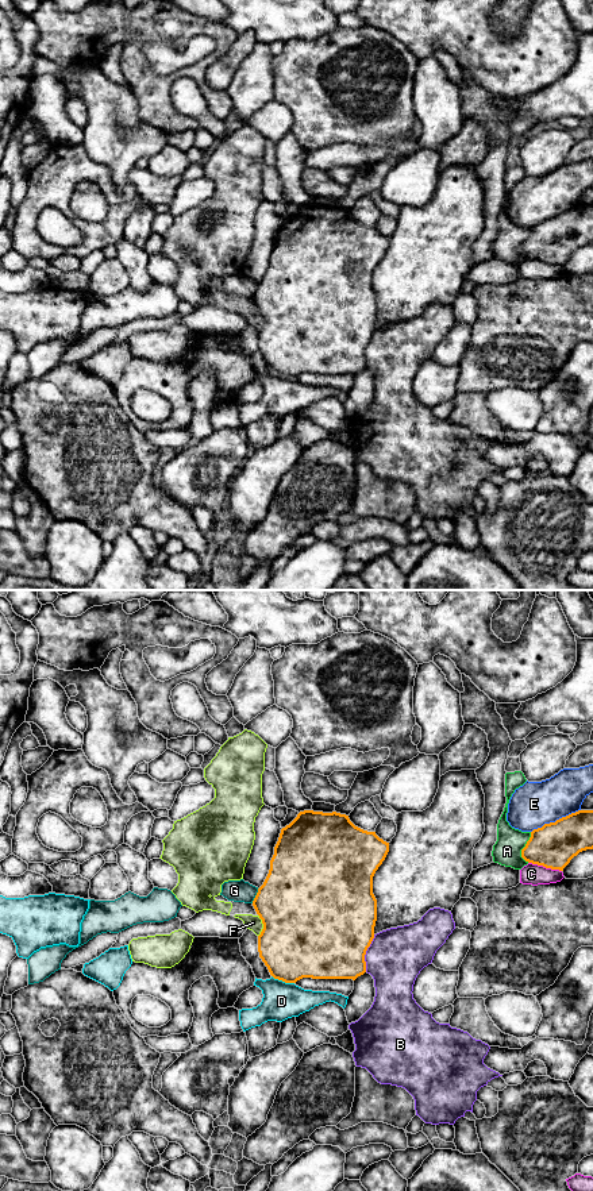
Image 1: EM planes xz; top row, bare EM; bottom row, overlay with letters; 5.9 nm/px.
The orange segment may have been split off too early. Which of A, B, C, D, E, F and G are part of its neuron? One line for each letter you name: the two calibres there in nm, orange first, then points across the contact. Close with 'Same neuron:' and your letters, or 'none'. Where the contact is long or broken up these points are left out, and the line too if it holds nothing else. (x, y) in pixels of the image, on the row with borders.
Same neuron: none

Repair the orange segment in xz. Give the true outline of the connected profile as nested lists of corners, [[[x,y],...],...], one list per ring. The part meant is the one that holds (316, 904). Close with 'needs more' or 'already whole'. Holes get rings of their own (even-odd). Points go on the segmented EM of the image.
[[[304,810],[281,829],[270,870],[253,906],[262,920],[259,957],[274,979],[353,979],[366,972],[365,955],[374,938],[377,899],[373,876],[389,852],[376,832],[355,826],[336,812]]]; already whole

